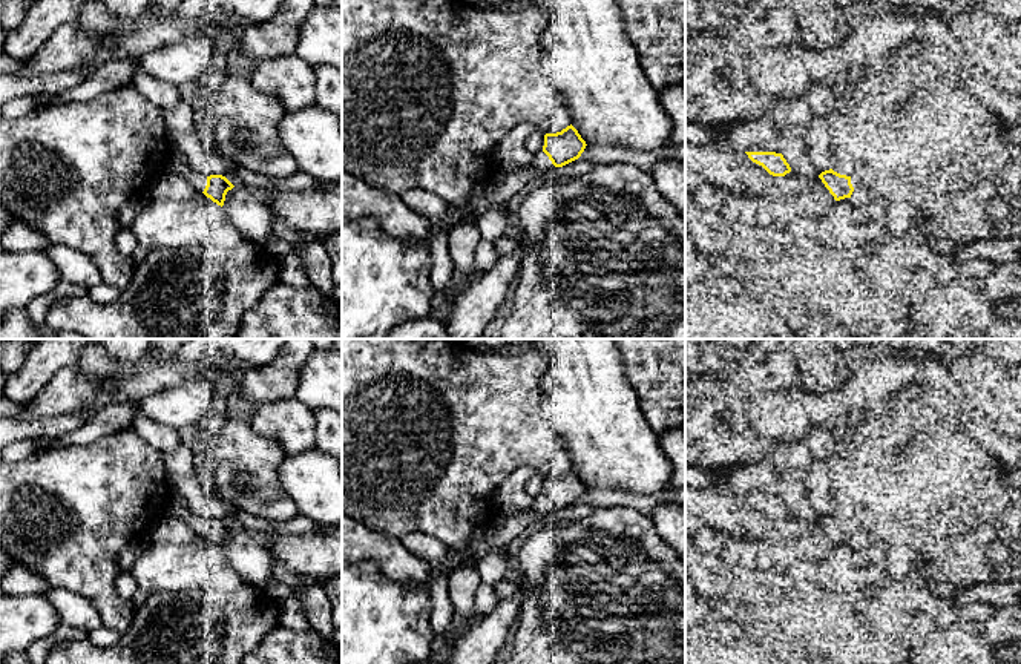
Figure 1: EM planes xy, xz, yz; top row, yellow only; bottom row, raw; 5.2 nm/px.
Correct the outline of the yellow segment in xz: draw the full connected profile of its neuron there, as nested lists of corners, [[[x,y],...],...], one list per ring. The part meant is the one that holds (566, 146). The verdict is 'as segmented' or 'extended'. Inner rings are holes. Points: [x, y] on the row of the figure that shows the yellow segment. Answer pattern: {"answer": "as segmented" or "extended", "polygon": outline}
{"answer": "extended", "polygon": [[[570,124],[561,132],[546,133],[543,150],[538,152],[533,161],[524,166],[524,170],[550,170],[563,167],[581,156],[586,149],[586,141],[578,130]]]}

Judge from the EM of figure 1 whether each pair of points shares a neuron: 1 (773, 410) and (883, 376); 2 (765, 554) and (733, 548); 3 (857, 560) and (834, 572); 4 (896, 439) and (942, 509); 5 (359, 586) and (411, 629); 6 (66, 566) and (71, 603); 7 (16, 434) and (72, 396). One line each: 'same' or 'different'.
1: same
2: same
3: same
4: same
5: same
6: different
7: different

